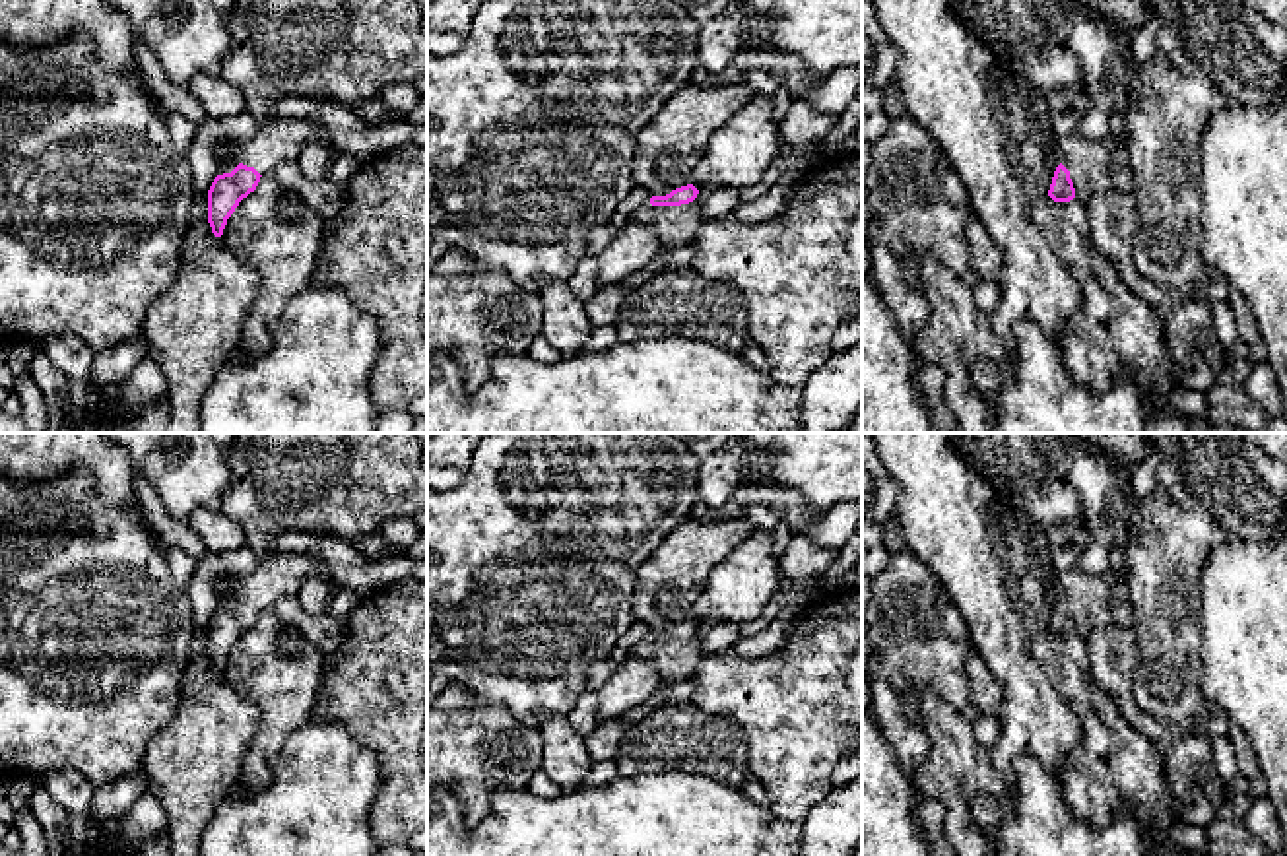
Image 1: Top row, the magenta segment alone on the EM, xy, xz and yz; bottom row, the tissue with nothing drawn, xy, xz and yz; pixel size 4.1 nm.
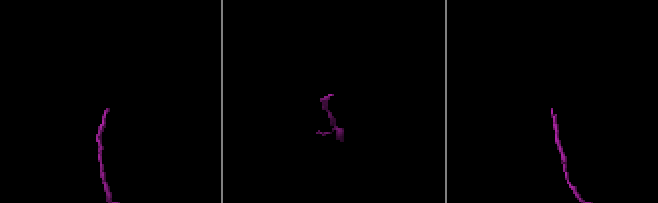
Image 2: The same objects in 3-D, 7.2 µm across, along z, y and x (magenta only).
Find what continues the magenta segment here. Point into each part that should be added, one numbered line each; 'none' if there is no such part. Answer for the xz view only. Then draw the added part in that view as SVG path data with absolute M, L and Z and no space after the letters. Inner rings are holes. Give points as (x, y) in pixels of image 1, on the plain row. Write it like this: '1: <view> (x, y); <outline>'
1: xz (676, 660); M699 635L681 641L648 639L637 642L631 656L652 662L662 679L676 683L691 679L699 668L705 656L703 639Z

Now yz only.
1: yz (1088, 596); M1079 567L1060 575L1060 598L1070 606L1070 613L1079 635L1105 627L1112 621L1108 602L1110 588L1103 576L1091 575Z

